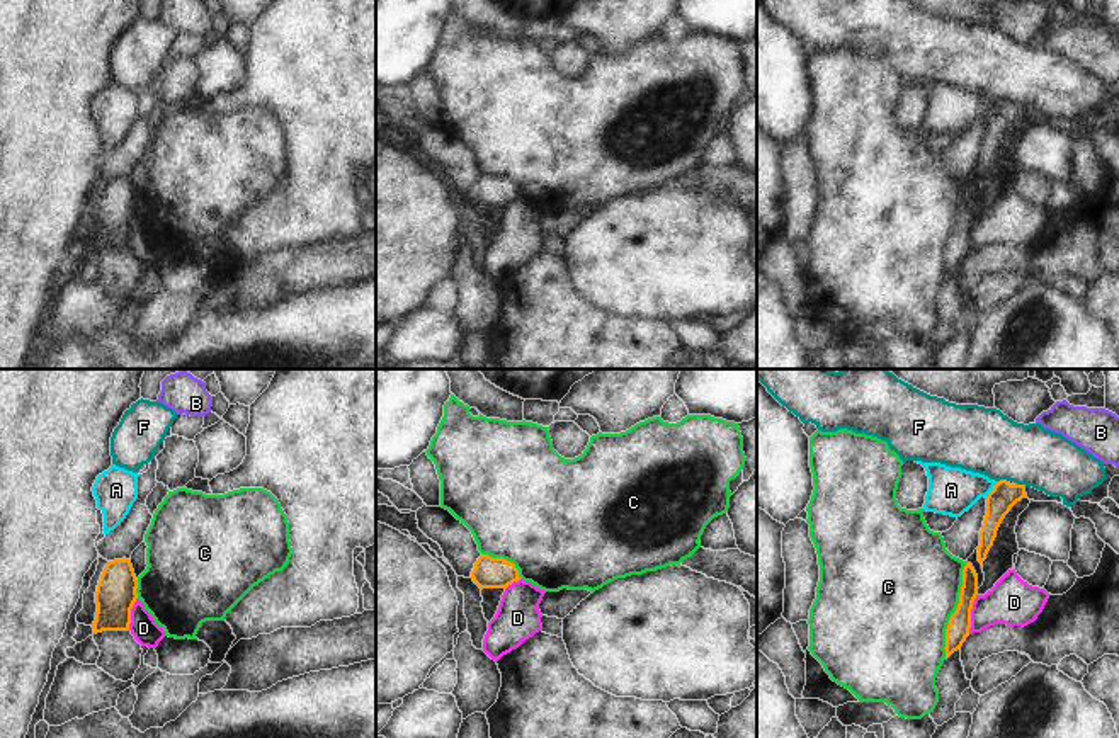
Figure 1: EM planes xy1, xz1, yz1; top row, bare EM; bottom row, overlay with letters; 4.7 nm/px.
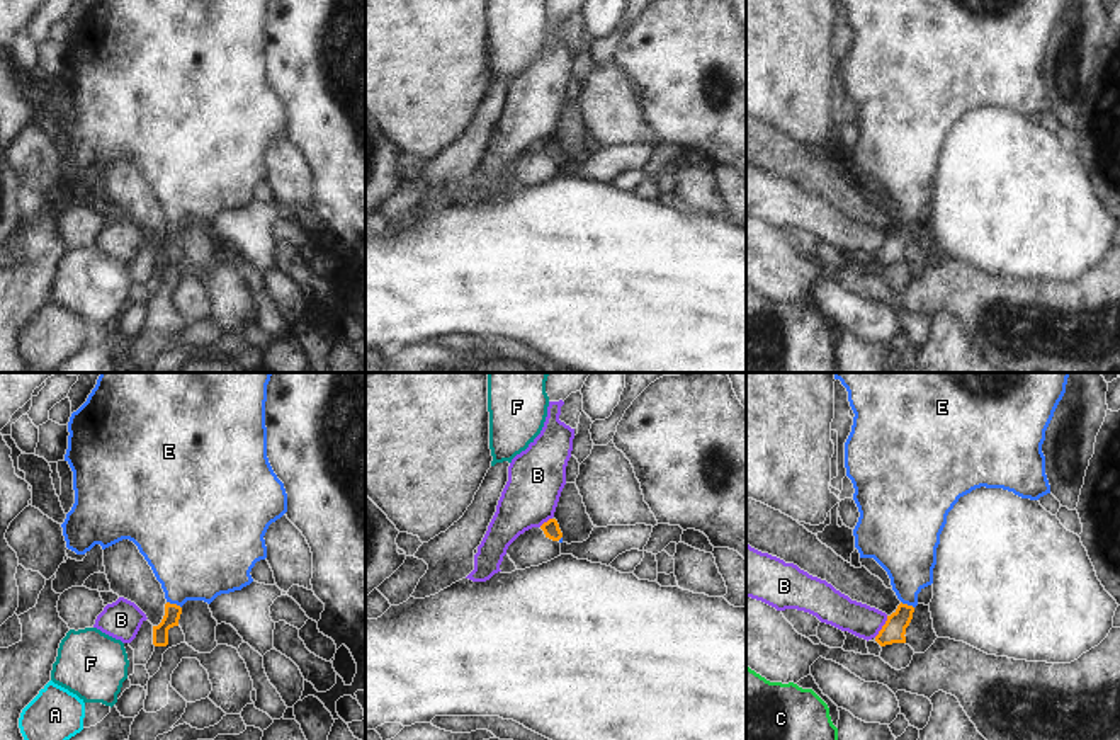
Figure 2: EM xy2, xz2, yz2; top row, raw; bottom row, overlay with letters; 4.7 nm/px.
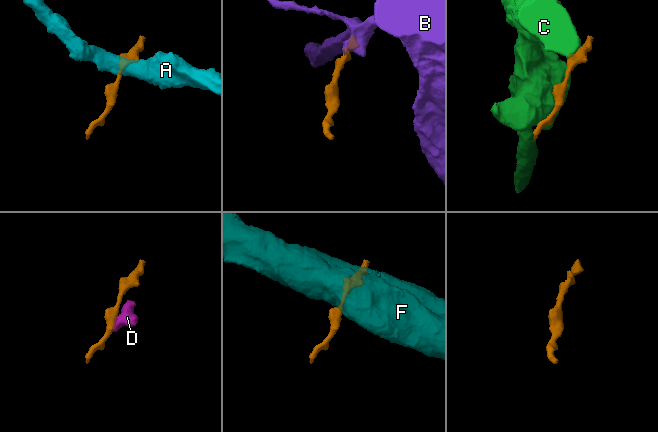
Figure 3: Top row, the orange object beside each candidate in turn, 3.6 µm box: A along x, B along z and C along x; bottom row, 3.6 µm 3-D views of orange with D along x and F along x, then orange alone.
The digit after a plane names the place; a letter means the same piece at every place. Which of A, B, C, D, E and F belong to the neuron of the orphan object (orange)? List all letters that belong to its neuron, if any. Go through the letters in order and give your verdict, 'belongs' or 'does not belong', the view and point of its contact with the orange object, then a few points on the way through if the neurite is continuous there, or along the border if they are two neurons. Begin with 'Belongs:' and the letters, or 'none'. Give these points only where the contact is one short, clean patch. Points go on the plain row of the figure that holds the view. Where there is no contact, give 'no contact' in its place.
Belongs: E
A: does not belong; meets orange in yz1 at (992, 109); border along yz1 (997, 101), (985, 116)
B: does not belong; meets orange in yz2 at (882, 245); border along yz2 (888, 235), (874, 256)
C: does not belong; meets orange in yz1 at (956, 230)
D: does not belong; meets orange in yz1 at (970, 233); border along yz1 (976, 213), (971, 223), (971, 245), (968, 252)
E: belongs; meets orange in xy2 at (174, 223); runs through xy2 (172, 230), (174, 223), (181, 199), (196, 176)
F: does not belong; meets orange in yz1 at (1002, 99); border along yz1 (1007, 99), (997, 101)

